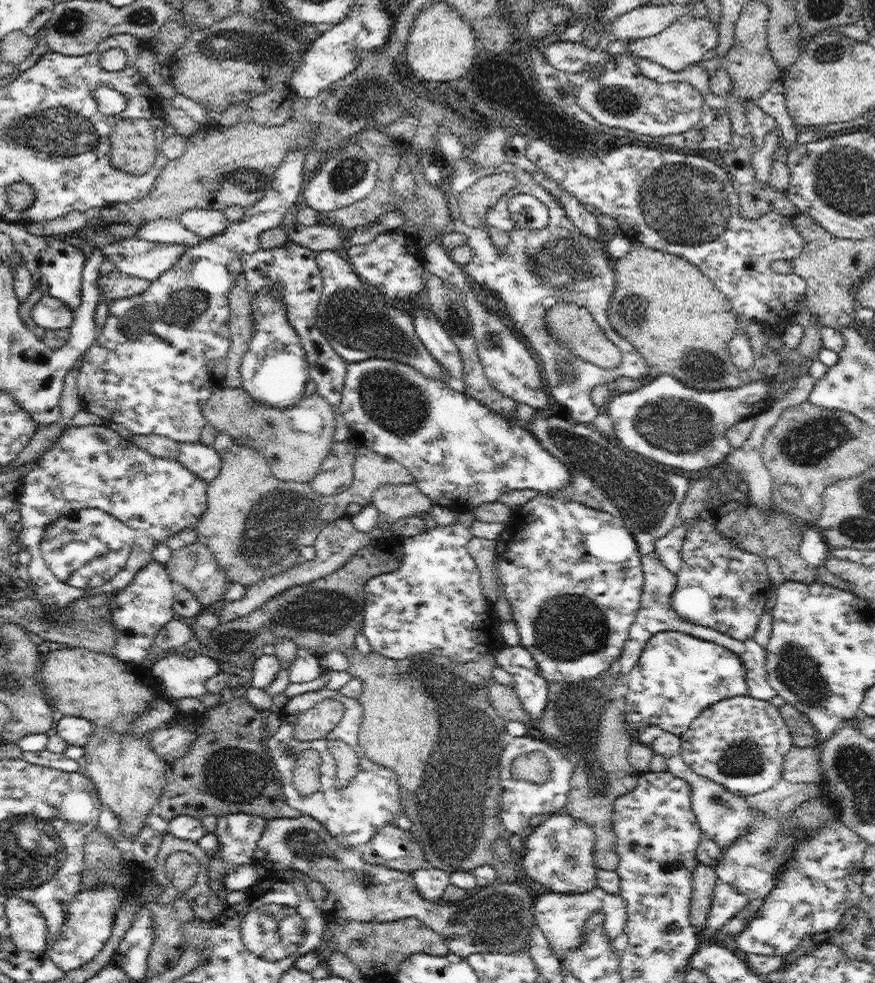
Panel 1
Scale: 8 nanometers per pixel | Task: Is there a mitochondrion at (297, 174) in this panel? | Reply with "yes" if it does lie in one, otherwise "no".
no

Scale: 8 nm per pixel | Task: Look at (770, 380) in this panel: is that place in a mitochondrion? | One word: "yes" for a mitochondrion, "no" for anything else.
no

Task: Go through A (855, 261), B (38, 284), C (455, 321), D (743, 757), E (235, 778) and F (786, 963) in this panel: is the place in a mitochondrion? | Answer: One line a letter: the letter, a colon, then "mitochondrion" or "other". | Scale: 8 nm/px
A: other
B: other
C: mitochondrion
D: mitochondrion
E: mitochondrion
F: other

